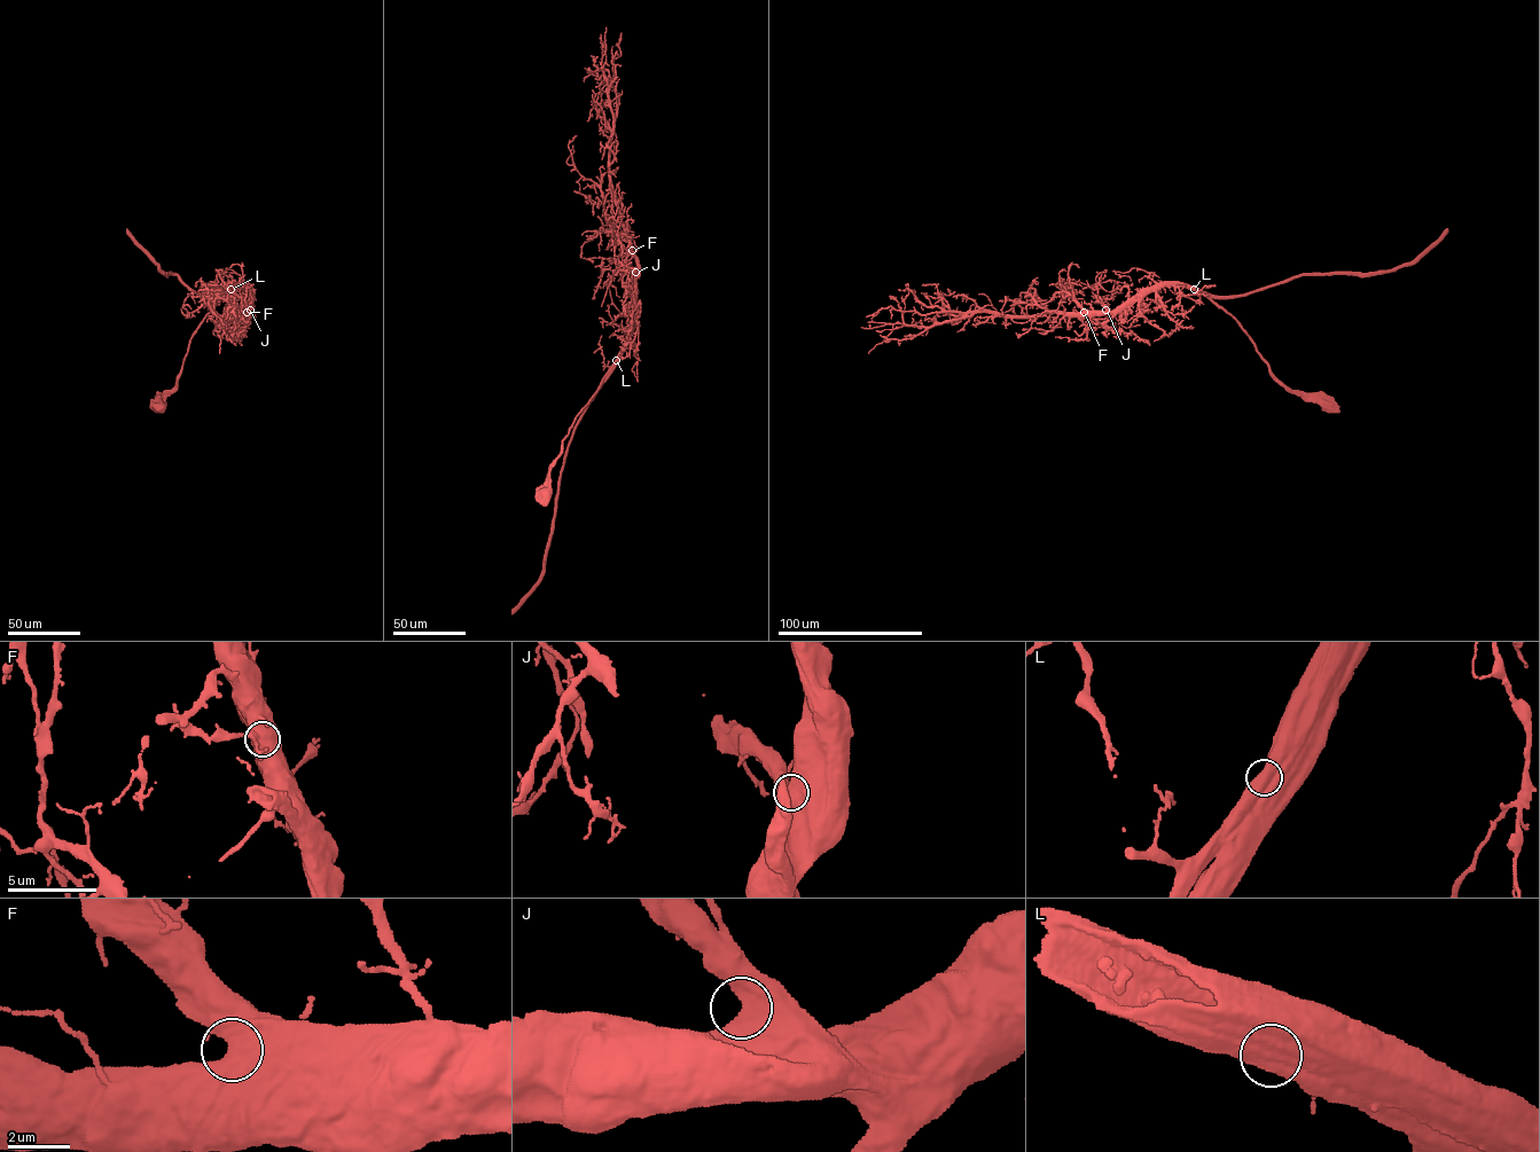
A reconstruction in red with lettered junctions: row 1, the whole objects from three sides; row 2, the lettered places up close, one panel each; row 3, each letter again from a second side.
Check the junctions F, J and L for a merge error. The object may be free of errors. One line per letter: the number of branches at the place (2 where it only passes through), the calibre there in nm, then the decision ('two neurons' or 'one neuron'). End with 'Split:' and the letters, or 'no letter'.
F: 1 | 900 nm | one neuron
J: 1 | 850 nm | one neuron
L: 1 | 1100 nm | one neuron
Split: no letter

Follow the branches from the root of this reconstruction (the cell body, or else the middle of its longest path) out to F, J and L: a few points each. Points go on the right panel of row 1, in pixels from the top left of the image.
F: (1327, 406), (1284, 385), (1242, 327), (1195, 290), (1156, 285), (1140, 291), (1112, 312), (1084, 312)
J: (1327, 406), (1284, 385), (1242, 327), (1195, 290), (1156, 285), (1140, 291), (1114, 311), (1105, 310)
L: (1327, 406), (1284, 385), (1242, 327), (1194, 290)

